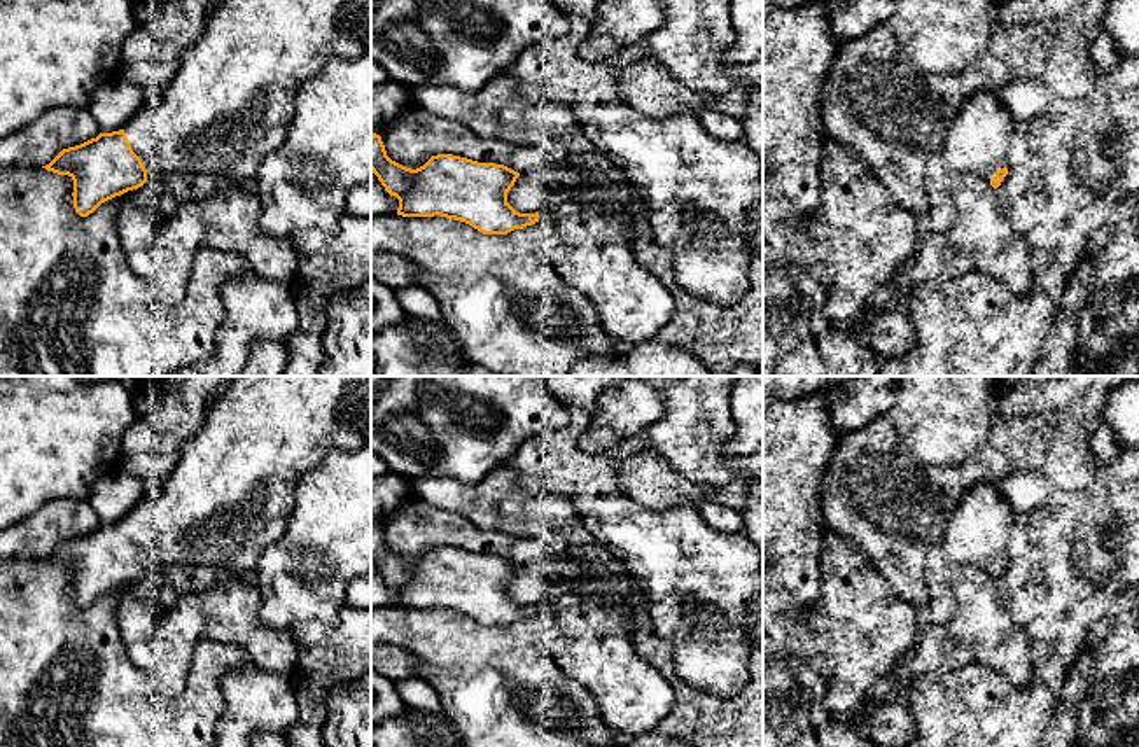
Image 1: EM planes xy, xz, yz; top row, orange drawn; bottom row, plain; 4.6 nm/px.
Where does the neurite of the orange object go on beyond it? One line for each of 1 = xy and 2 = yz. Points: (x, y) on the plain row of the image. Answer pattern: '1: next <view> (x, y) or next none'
1: next xy (231, 492)
2: next yz (977, 532)

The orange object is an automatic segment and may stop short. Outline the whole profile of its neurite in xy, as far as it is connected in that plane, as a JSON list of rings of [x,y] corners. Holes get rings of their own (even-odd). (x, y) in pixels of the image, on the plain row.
[[[233,376],[203,427],[184,444],[173,472],[119,523],[63,541],[42,558],[73,572],[80,609],[150,572],[182,567],[185,593],[254,579],[262,551],[283,535],[296,485],[332,450],[371,443],[371,376]]]

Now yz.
[[[973,485],[948,523],[943,548],[954,565],[978,565],[997,581],[1008,567],[1011,511],[997,486]]]

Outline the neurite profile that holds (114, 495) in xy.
[[[119,469],[101,476],[87,500],[98,514],[101,525],[122,521],[133,507],[147,497],[157,483],[143,481],[135,474]]]

